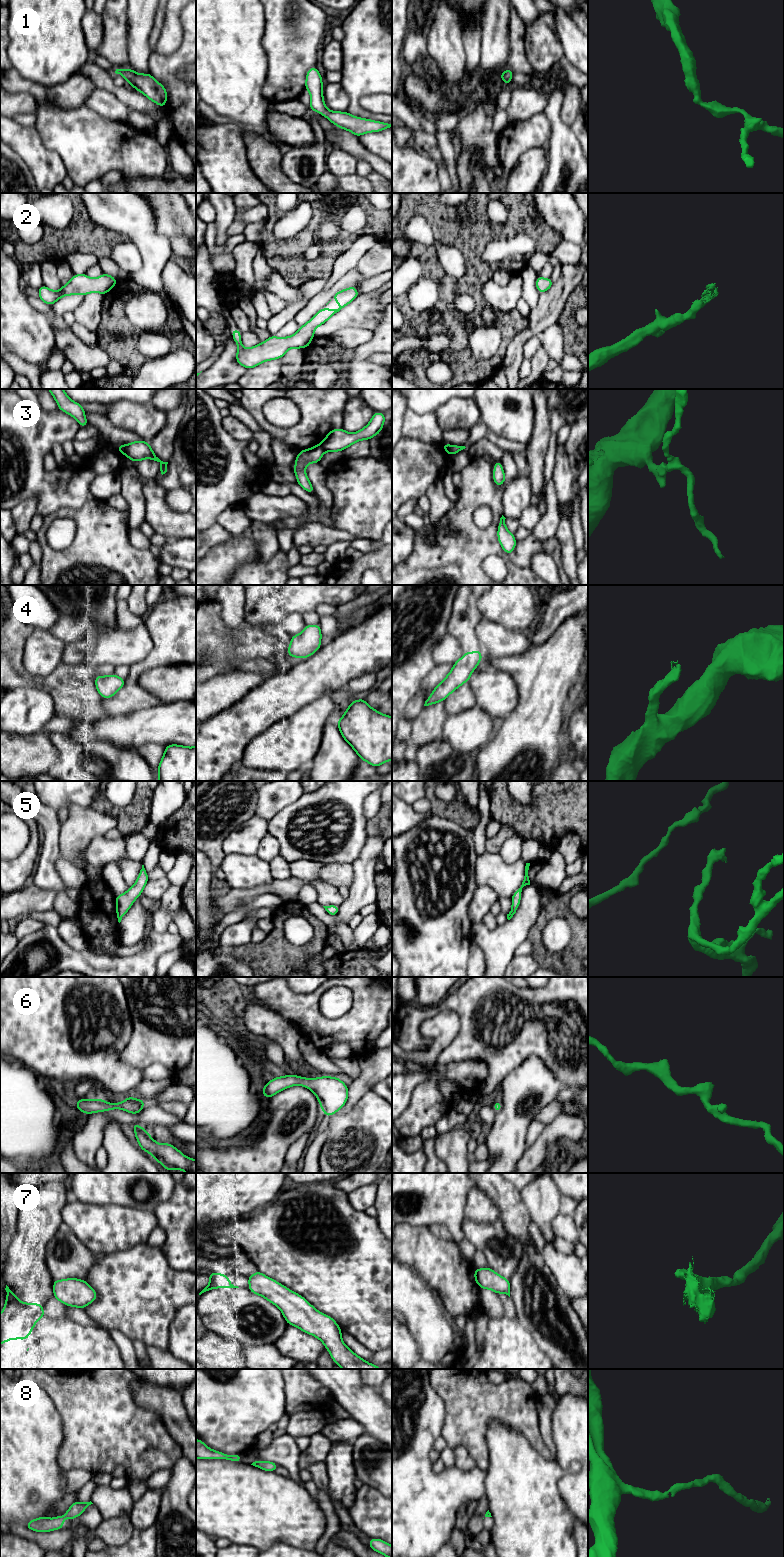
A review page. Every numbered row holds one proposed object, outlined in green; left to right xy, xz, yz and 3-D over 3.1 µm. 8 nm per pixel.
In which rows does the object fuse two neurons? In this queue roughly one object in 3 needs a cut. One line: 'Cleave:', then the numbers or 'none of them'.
Cleave: 3, 7

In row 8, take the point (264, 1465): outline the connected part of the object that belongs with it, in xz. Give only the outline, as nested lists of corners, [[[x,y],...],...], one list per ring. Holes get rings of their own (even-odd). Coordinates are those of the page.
[[[255,1461],[253,1462],[251,1465],[260,1468],[264,1471],[273,1471],[275,1472],[275,1470],[279,1467],[278,1464],[274,1463],[274,1462],[270,1462],[270,1461]]]

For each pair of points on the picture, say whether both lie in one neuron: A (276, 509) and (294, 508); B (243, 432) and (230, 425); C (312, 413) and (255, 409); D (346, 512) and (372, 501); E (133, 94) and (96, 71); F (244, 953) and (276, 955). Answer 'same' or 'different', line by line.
A: same
B: same
C: same
D: same
E: same
F: same

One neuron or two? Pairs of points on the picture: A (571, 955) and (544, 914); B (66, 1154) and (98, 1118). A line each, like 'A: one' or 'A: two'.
A: one
B: two

